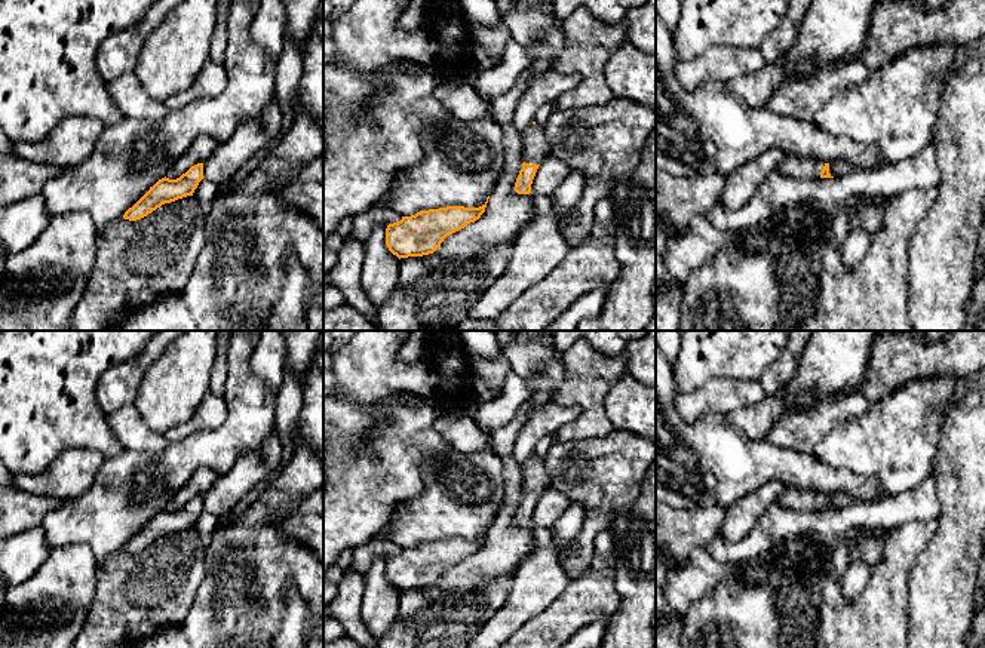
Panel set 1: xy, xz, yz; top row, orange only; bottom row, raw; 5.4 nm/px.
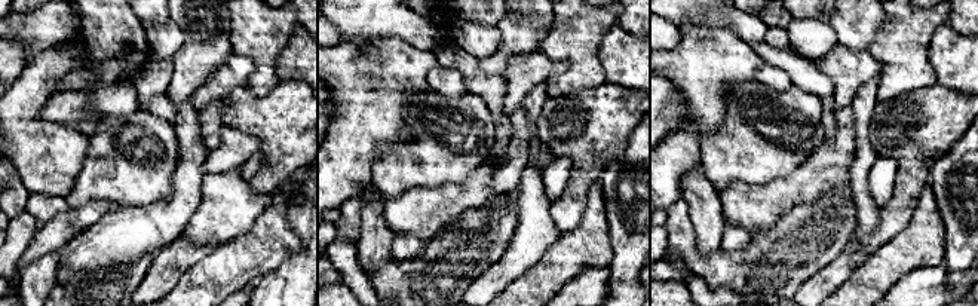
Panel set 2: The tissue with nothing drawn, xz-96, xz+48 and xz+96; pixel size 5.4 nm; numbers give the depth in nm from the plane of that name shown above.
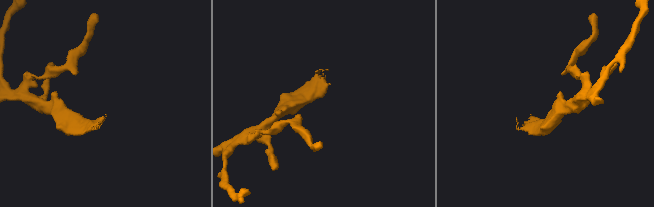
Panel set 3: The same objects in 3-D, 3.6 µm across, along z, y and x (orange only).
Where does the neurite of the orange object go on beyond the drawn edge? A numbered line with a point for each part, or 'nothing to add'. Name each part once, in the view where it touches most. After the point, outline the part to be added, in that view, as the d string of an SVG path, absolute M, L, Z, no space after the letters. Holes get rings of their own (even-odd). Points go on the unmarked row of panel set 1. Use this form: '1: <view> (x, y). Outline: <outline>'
1: xz (536, 481). Outline: M530 457L522 463L524 494L528 497L540 497L549 489L549 477L546 473L544 460L540 457Z

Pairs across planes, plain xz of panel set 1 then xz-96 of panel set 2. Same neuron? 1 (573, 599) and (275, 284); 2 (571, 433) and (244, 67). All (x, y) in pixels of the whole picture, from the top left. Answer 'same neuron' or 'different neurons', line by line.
1: different neurons
2: different neurons

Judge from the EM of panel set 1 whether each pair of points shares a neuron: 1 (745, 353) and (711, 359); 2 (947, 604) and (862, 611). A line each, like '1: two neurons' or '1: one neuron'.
1: one neuron
2: two neurons

